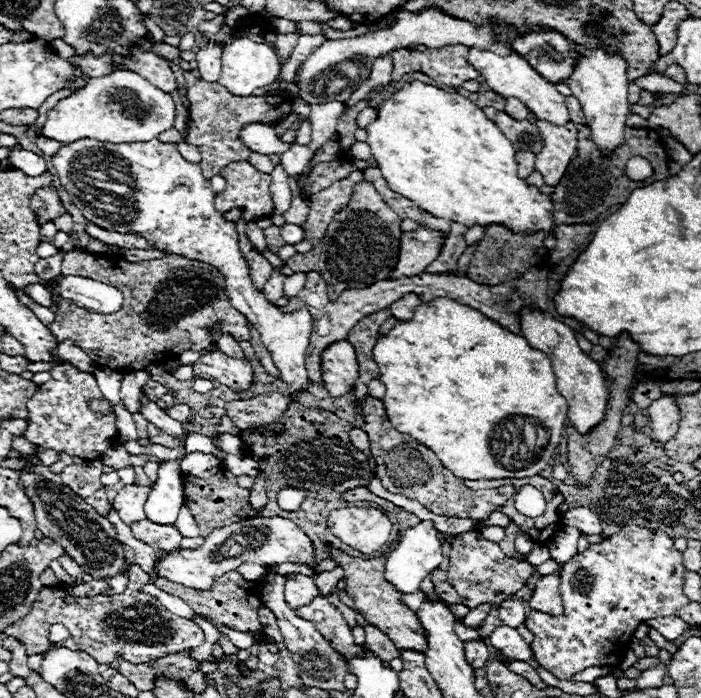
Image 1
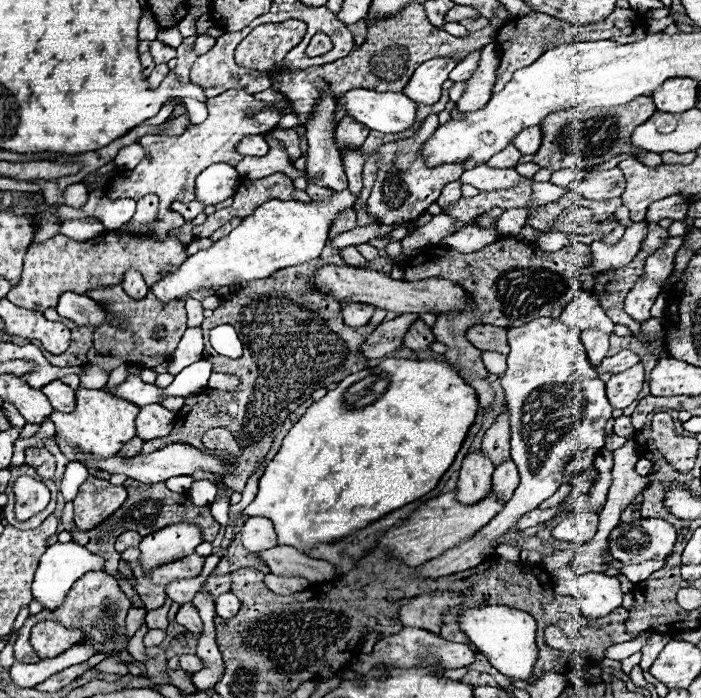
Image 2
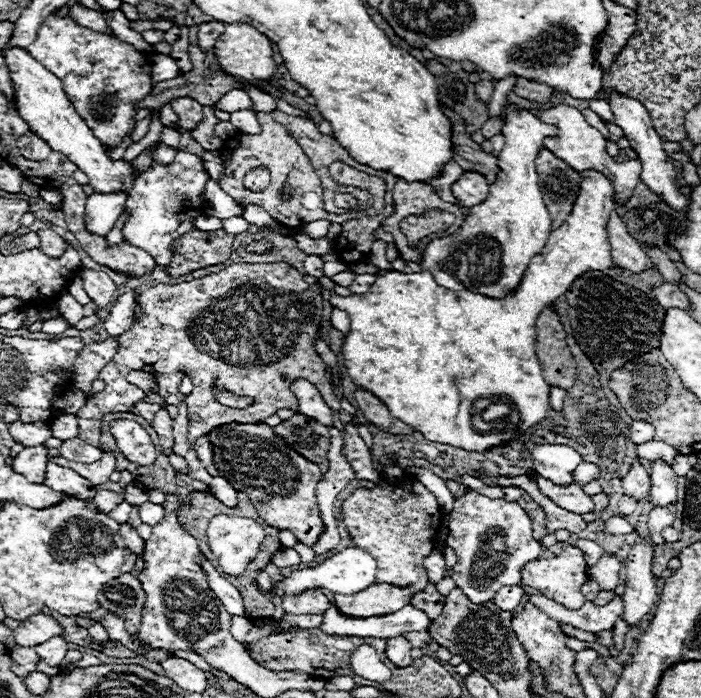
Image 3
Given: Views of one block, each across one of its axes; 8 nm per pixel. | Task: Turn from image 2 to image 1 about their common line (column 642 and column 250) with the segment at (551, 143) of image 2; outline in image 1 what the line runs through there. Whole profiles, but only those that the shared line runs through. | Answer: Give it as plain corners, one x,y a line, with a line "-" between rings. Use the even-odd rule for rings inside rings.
182,72
186,80
188,90
188,110
190,110
190,122
188,122
188,136
186,142
196,146
202,154
200,168
204,176
210,180
212,176
220,174
220,170
230,162
242,162
248,160
250,150
238,140
238,130
244,124
252,122
264,122
264,124
276,124
284,120
292,112
292,100
286,92
278,92
272,96
232,96
226,88
222,88
218,82
210,84
204,80
198,80
192,76
192,72

